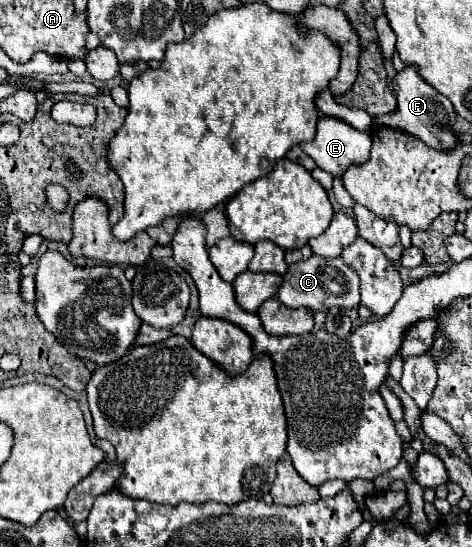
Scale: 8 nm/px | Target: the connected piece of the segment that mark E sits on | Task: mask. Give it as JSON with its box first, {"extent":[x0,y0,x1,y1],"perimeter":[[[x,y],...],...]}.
{"extent":[299,115,371,175],"perimeter":[[[321,115],[317,123],[317,135],[309,143],[299,143],[299,147],[315,161],[317,167],[325,169],[331,175],[341,175],[353,163],[365,163],[371,149],[371,135],[367,131],[357,131],[345,121],[329,115]]]}

